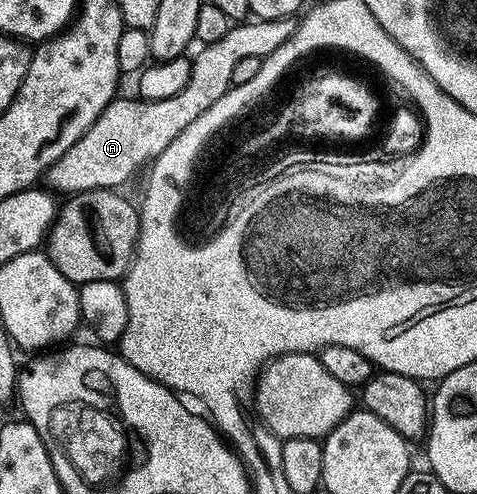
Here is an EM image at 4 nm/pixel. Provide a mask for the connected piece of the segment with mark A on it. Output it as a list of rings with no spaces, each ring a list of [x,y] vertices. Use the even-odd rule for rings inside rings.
[[[297,16],[286,20],[248,21],[233,26],[226,37],[201,48],[202,51],[193,60],[190,83],[174,99],[146,102],[134,97],[116,98],[83,139],[68,150],[62,160],[51,166],[44,177],[47,188],[67,195],[122,189],[142,167],[147,168],[160,158],[192,123],[229,92],[233,87],[236,65],[247,57],[265,60],[292,39],[299,27]]]

